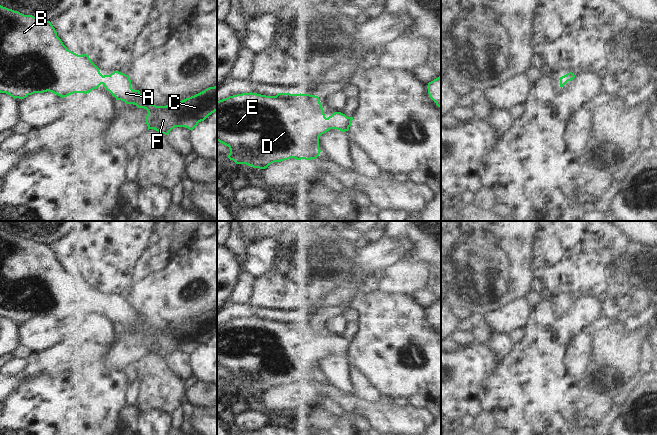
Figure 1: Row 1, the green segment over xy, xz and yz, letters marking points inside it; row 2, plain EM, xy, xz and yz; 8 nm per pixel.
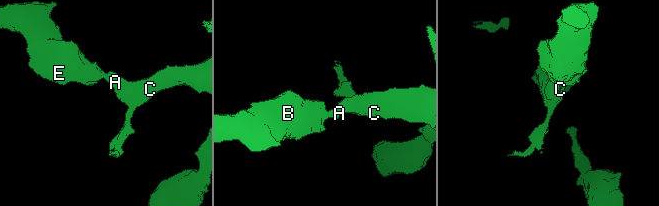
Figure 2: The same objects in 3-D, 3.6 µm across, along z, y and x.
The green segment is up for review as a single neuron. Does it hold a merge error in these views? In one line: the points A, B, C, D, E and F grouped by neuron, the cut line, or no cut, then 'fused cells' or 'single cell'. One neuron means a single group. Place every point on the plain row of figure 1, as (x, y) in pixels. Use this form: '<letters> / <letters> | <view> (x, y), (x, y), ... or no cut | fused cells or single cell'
A B C D E F | no cut | single cell

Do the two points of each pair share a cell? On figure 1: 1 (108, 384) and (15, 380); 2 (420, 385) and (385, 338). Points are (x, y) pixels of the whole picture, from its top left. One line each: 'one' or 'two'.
1: two
2: one

